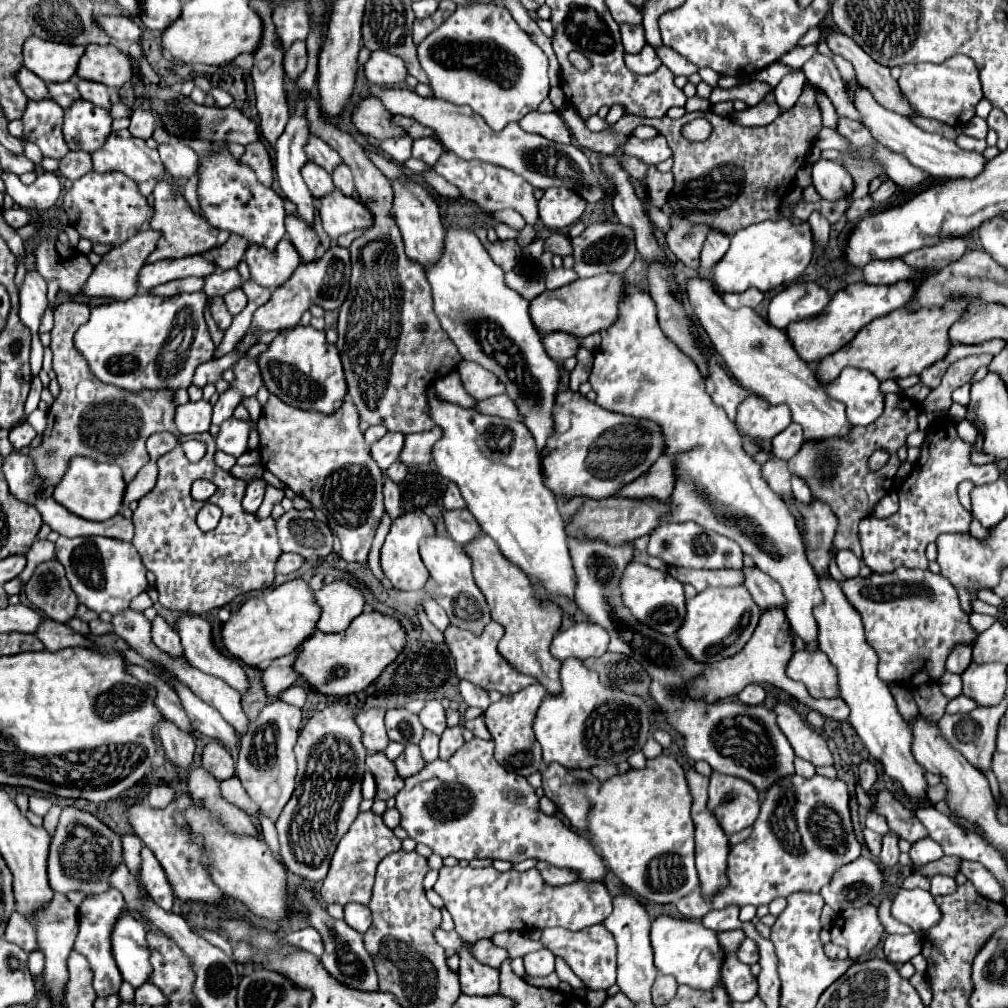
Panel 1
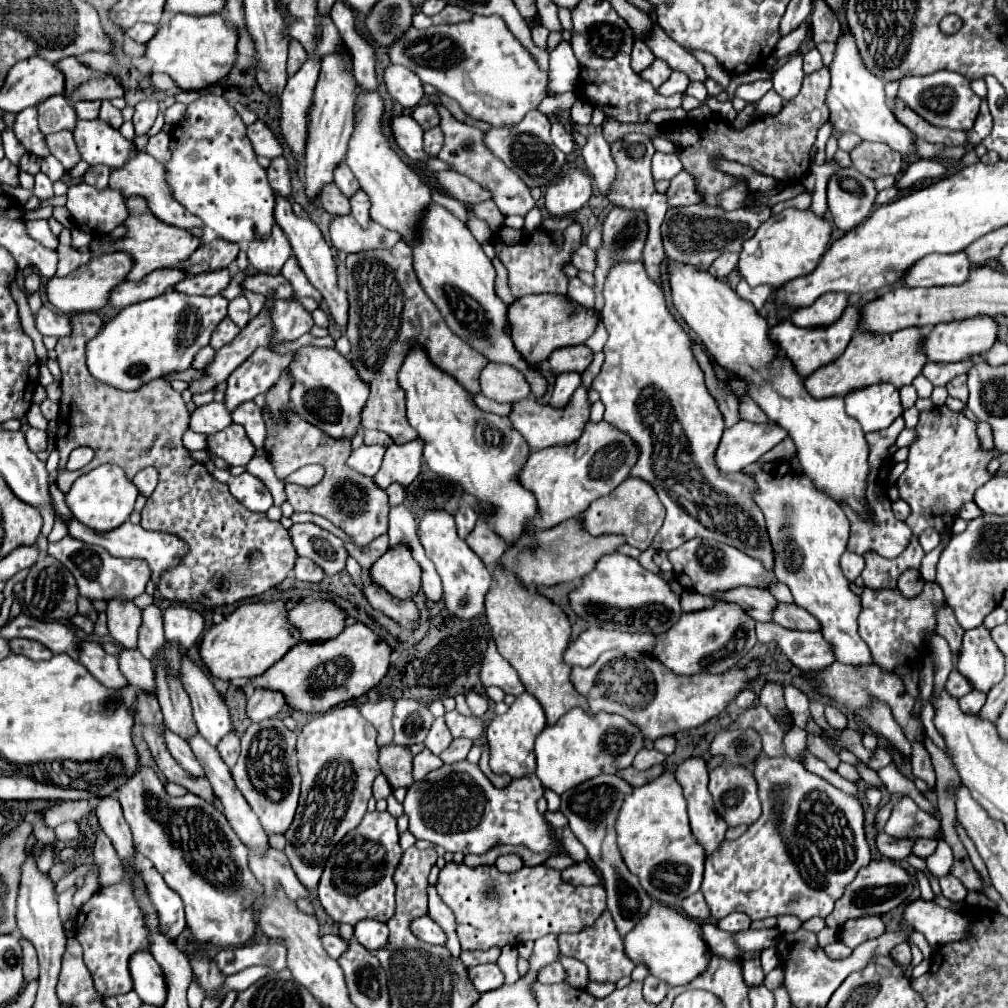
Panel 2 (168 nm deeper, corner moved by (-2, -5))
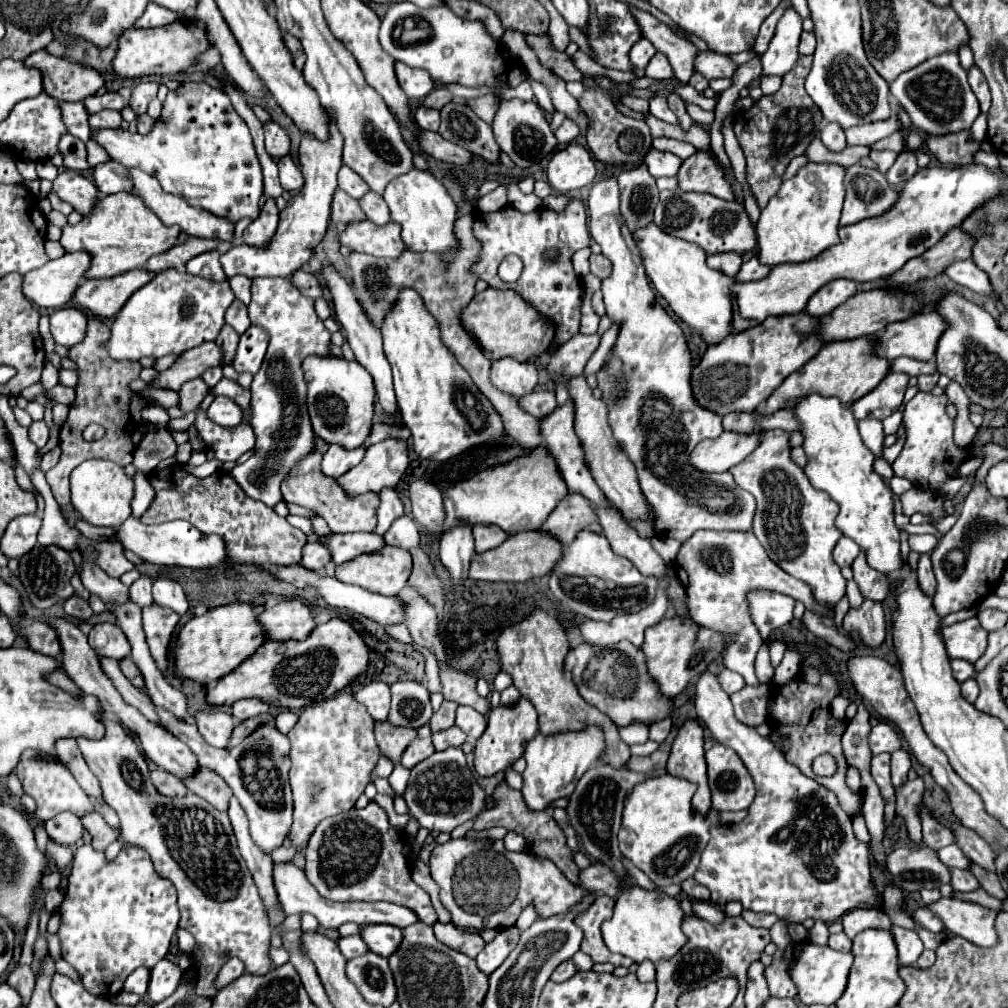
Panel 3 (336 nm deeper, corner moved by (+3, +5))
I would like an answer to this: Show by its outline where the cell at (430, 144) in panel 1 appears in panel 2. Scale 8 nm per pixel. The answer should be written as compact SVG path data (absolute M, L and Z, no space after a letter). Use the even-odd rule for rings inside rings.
M432 127L424 133L424 147L428 149L428 155L436 157L440 153L442 145L444 145L444 133L440 127Z

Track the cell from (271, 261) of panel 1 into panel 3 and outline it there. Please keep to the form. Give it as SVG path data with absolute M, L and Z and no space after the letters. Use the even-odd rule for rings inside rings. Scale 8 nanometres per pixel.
M267 199L265 207L261 209L261 215L251 221L251 225L245 229L243 233L243 241L251 247L267 247L271 237L275 235L277 229L277 221L279 221L279 211L275 207L273 199Z

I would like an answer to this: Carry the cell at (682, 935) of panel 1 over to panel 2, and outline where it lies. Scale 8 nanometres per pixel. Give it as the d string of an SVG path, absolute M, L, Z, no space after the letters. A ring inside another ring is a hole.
M652 901L648 913L628 935L624 935L622 941L624 953L634 965L644 965L650 975L666 981L668 985L690 983L696 975L700 975L700 971L708 967L708 947L700 935L700 923L658 901Z

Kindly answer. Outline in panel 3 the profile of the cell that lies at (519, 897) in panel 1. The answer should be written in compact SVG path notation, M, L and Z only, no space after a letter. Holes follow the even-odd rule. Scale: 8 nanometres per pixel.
M463 837L451 839L433 849L429 869L431 869L433 881L439 885L439 899L445 905L445 909L451 913L451 923L457 929L477 929L479 933L485 929L513 927L517 917L527 905L535 905L539 919L547 919L551 915L567 913L571 905L577 905L579 901L583 901L585 895L589 895L587 889L567 881L567 877L557 869L553 861L539 855L531 855L529 851L523 851L523 853L507 851L503 841L491 841L491 847L487 847L481 841L469 841Z

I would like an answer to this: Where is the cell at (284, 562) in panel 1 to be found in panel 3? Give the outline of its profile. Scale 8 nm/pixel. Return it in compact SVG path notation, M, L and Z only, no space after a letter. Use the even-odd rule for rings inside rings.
M309 541L309 543L303 547L301 565L303 565L305 569L321 571L329 561L331 561L331 555L329 555L327 547L323 547L321 543L317 543L317 541Z

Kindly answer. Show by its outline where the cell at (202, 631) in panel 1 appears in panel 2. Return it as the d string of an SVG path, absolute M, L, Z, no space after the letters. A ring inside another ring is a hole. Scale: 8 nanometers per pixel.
M174 603L164 609L166 639L180 641L184 649L192 647L198 641L202 629L204 629L204 619L196 609L182 603Z

